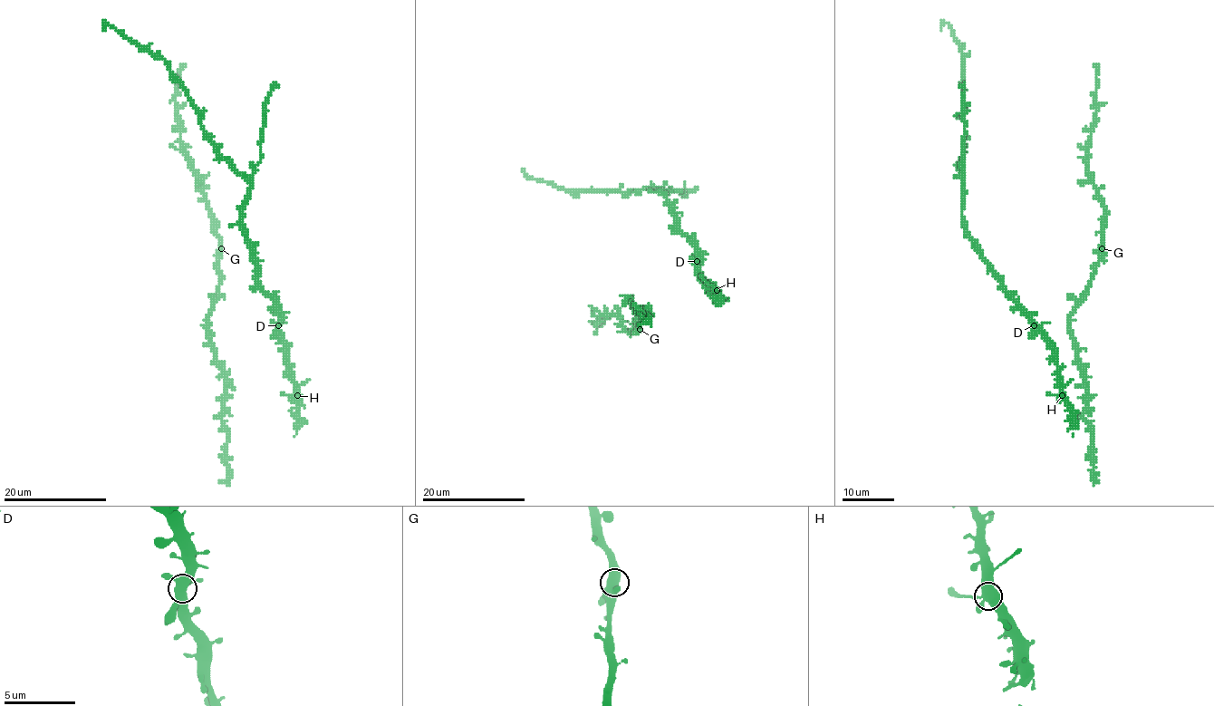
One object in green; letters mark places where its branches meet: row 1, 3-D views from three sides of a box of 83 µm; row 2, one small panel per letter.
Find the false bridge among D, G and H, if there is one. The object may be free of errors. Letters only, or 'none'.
none

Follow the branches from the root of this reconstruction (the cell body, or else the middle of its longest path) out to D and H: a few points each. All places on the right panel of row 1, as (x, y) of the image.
D: (1055, 351), (1034, 325)
H: (1055, 351), (1062, 395)

